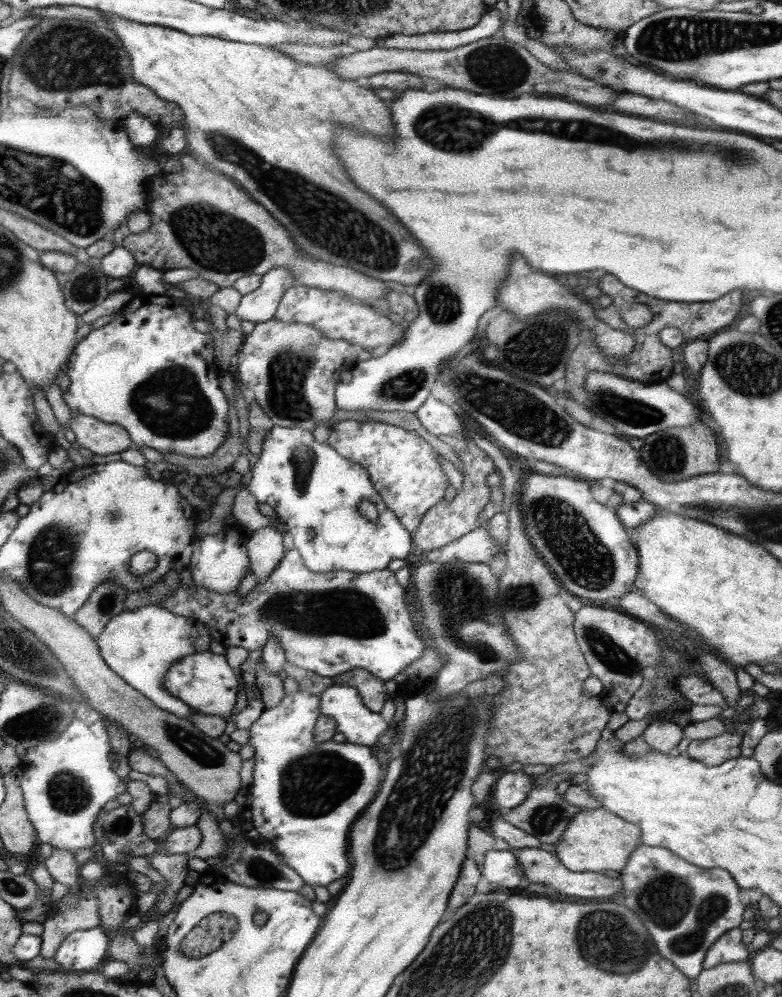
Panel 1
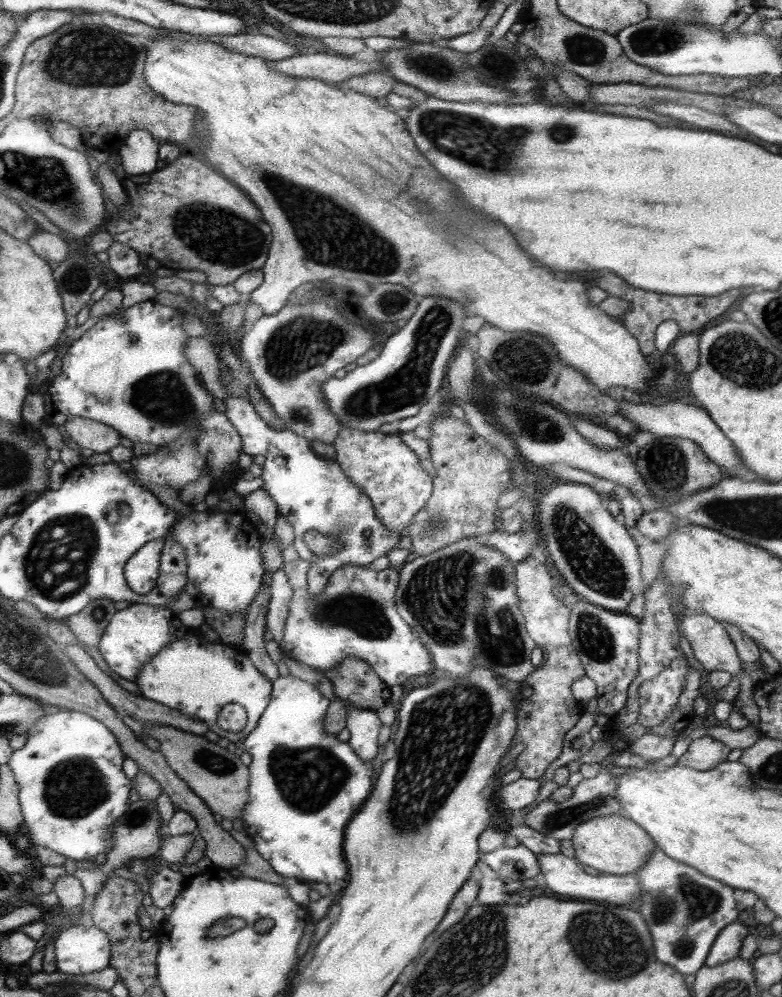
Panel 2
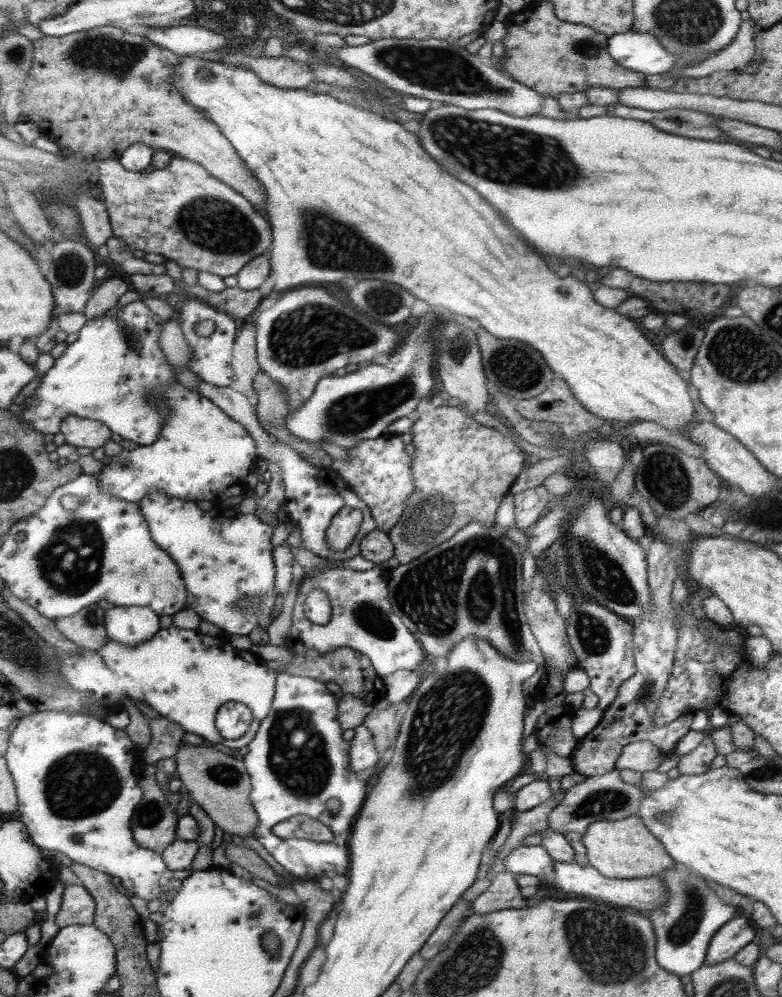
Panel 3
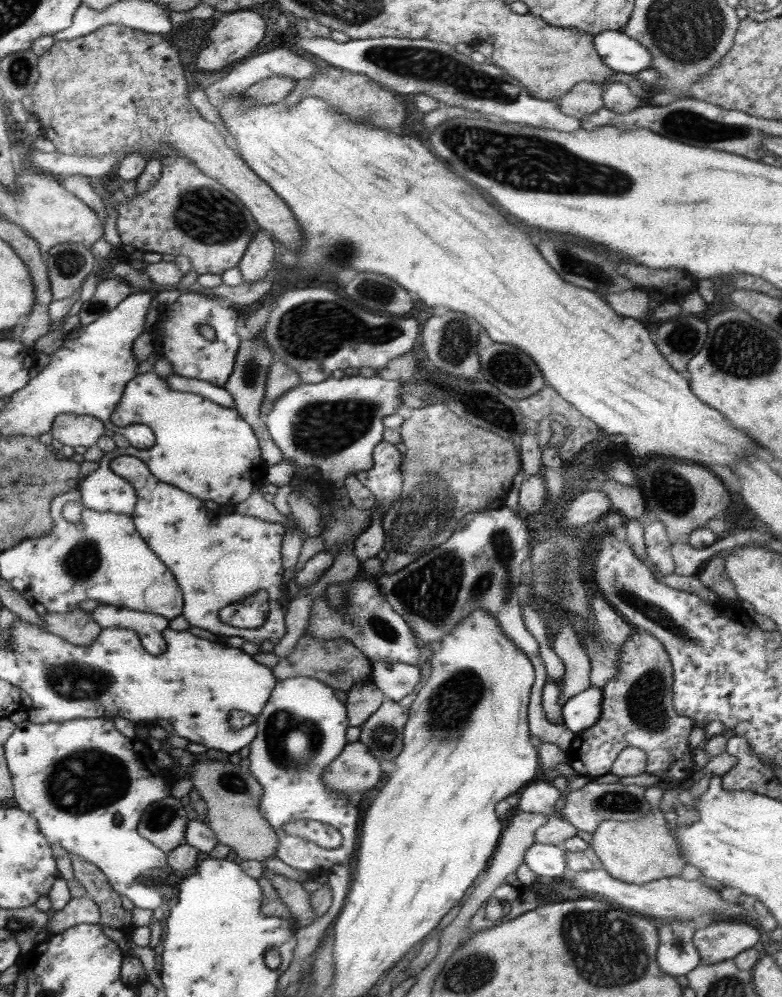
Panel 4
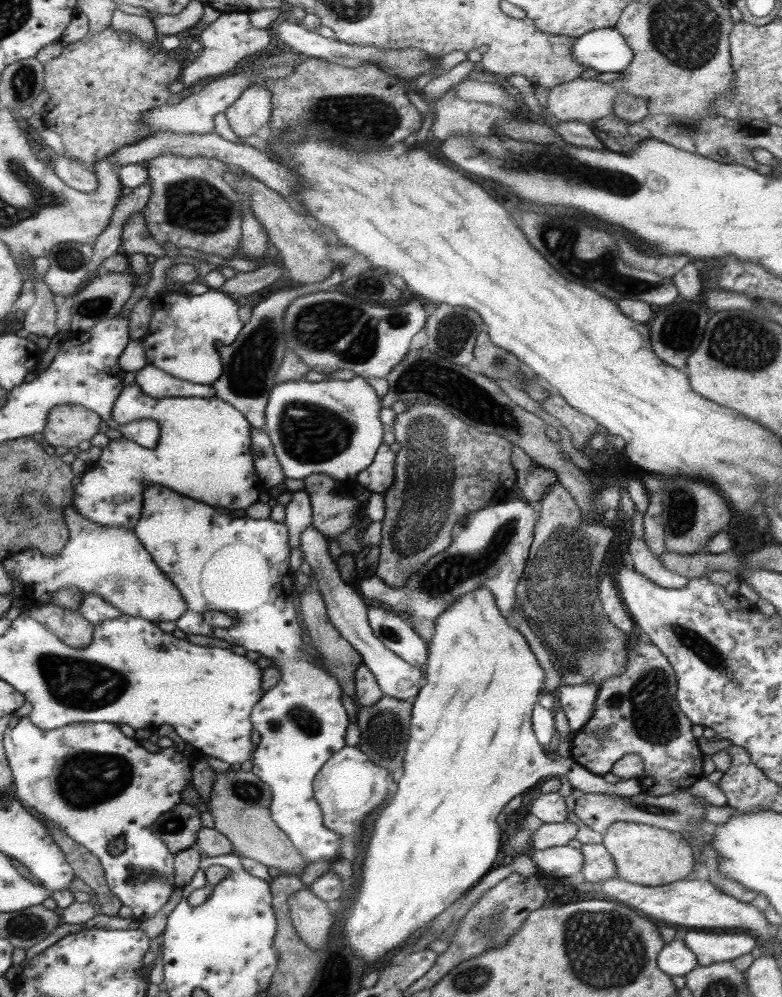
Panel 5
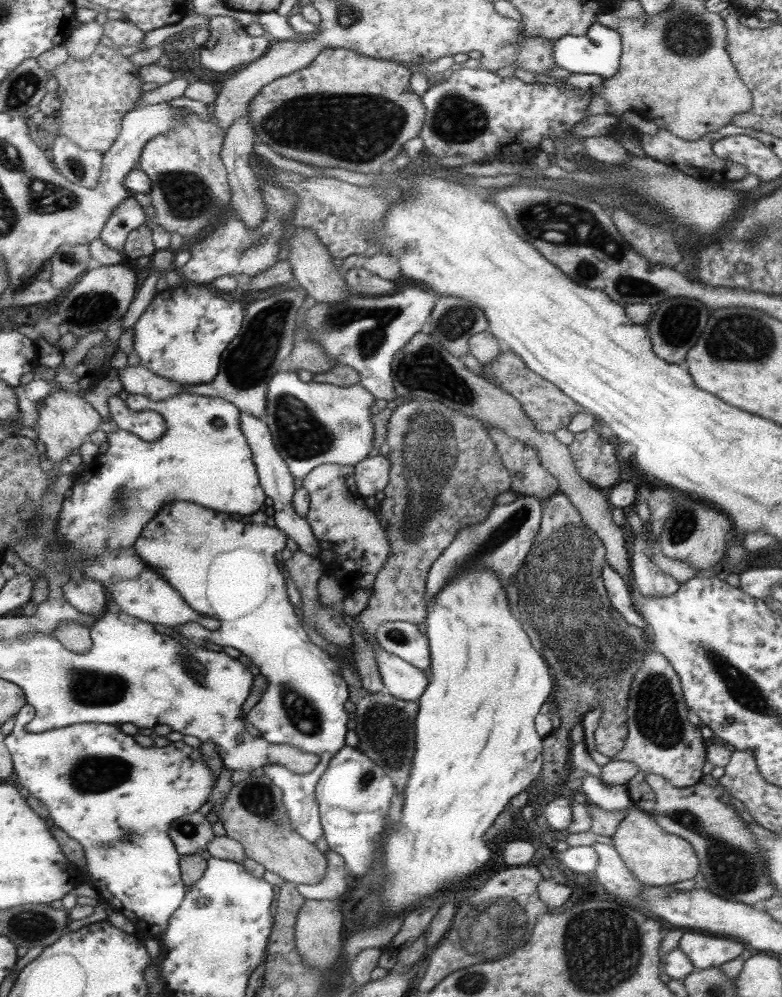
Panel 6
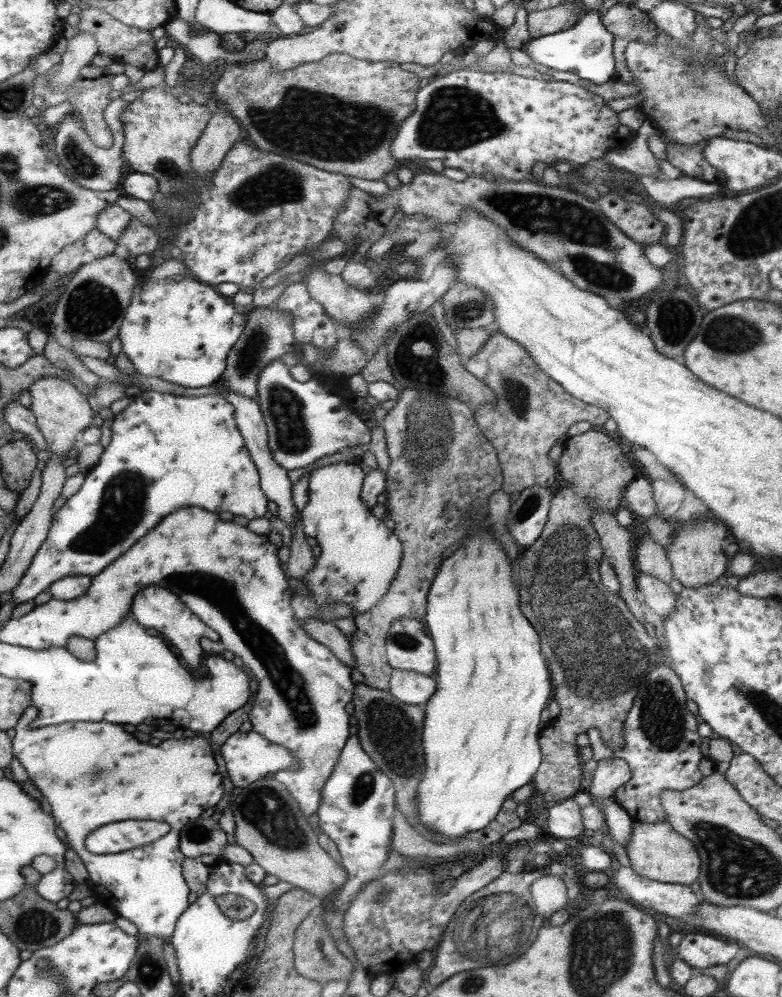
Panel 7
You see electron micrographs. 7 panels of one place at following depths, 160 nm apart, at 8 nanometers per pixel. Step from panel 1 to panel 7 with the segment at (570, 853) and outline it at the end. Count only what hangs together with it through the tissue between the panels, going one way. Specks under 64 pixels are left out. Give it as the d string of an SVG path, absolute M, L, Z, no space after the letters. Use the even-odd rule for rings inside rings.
M635 821L632 834L624 846L636 874L667 884L691 885L699 878L701 860L697 848L685 836L678 834L668 821Z

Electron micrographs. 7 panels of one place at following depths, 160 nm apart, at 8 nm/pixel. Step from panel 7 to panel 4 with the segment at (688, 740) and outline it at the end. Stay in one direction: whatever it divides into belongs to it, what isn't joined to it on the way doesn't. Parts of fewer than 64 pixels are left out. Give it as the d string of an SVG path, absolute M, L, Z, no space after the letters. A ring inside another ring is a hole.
M635 630L630 636L628 636L627 641L621 646L620 658L618 661L619 673L616 674L616 678L612 678L610 682L604 689L602 689L602 708L600 713L600 718L596 721L596 724L586 728L585 731L575 734L574 740L572 741L571 747L568 750L567 761L570 766L577 772L578 775L587 776L590 780L596 777L610 773L613 762L616 760L618 753L626 747L636 747L643 750L647 754L647 765L645 772L655 776L656 778L661 778L664 782L671 782L672 784L680 785L684 780L687 780L692 776L693 773L693 750L688 746L688 736L690 732L695 727L695 721L691 718L683 718L679 714L676 714L673 705L673 668L670 662L669 654L664 648L664 645L657 639L654 638L650 633Z

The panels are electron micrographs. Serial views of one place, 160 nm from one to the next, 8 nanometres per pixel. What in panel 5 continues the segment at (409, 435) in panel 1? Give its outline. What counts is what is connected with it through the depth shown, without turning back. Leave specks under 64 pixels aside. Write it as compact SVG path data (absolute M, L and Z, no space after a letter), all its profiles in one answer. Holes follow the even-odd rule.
M384 443L378 448L374 461L356 476L355 481L372 493L387 491L394 482L395 453Z

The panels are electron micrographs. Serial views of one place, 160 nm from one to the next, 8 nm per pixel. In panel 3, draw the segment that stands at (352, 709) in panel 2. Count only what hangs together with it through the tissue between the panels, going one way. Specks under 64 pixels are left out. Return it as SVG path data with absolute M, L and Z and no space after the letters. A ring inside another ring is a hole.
M359 724L354 730L355 735L349 742L349 765L354 772L362 772L376 766L381 755L376 750L371 730L363 724Z

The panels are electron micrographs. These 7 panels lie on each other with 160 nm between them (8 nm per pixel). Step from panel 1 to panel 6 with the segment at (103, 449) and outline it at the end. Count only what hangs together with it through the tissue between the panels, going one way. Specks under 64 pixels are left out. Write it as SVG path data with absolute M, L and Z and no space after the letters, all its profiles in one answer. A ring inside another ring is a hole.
M54 391L54 394L48 394L44 402L40 404L38 422L34 428L40 442L46 447L44 458L58 463L60 466L74 448L79 448L85 442L88 434L99 429L102 422L100 414L86 402L86 399L74 394L74 392Z

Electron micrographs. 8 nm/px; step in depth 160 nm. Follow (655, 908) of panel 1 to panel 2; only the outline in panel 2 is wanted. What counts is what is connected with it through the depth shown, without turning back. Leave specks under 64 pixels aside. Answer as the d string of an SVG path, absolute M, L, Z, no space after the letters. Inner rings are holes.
M656 848L636 872L640 901L634 905L644 916L656 948L656 958L682 974L696 974L705 965L719 932L739 916L734 889L699 870L670 858Z

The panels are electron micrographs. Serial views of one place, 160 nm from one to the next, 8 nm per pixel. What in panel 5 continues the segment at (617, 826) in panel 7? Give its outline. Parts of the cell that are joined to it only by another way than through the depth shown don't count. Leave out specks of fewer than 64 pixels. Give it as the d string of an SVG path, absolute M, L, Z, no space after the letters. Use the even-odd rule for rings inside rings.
M481 588L464 593L446 612L440 614L435 620L435 632L428 647L427 664L423 667L423 681L418 694L414 697L411 708L411 725L409 741L406 745L405 757L403 760L404 773L398 783L398 790L394 793L392 801L382 809L382 813L374 823L374 833L368 844L368 852L364 858L364 874L362 874L362 886L352 907L352 916L345 921L344 944L351 948L352 953L366 964L380 962L386 954L396 948L400 948L408 938L427 930L427 928L440 921L444 911L448 909L458 898L468 892L471 886L476 886L479 881L496 866L494 860L498 858L500 848L500 828L496 818L505 804L508 804L515 796L521 795L527 788L534 786L544 776L567 776L566 787L576 788L582 792L593 792L594 794L609 794L610 796L635 796L639 795L643 788L639 777L622 779L617 783L610 783L603 779L603 775L594 774L580 766L571 756L562 760L550 756L545 746L541 745L533 731L531 716L534 705L545 691L544 684L546 674L540 667L536 657L524 636L509 624L507 618L500 614L496 599L490 590Z

